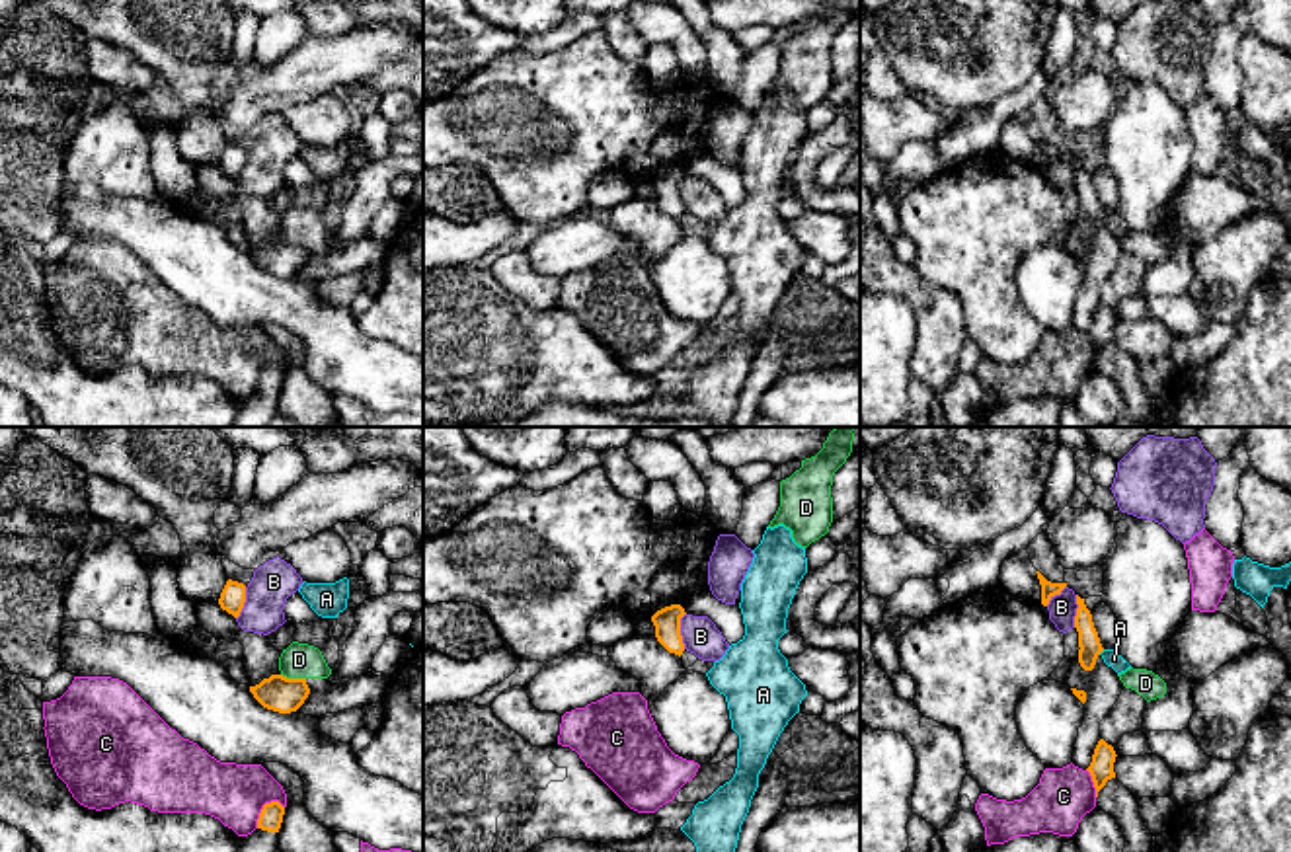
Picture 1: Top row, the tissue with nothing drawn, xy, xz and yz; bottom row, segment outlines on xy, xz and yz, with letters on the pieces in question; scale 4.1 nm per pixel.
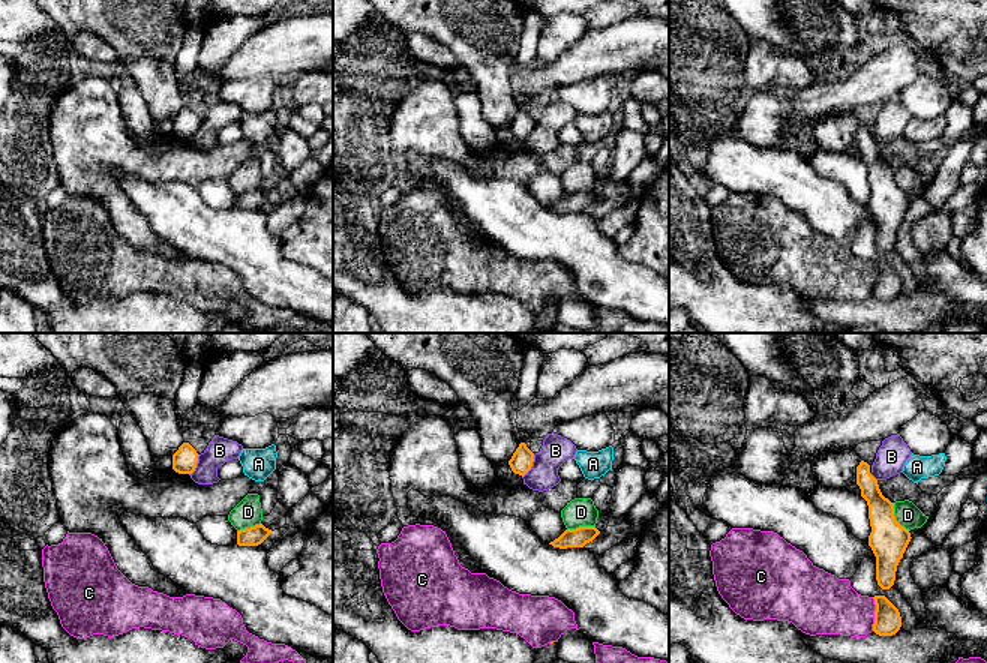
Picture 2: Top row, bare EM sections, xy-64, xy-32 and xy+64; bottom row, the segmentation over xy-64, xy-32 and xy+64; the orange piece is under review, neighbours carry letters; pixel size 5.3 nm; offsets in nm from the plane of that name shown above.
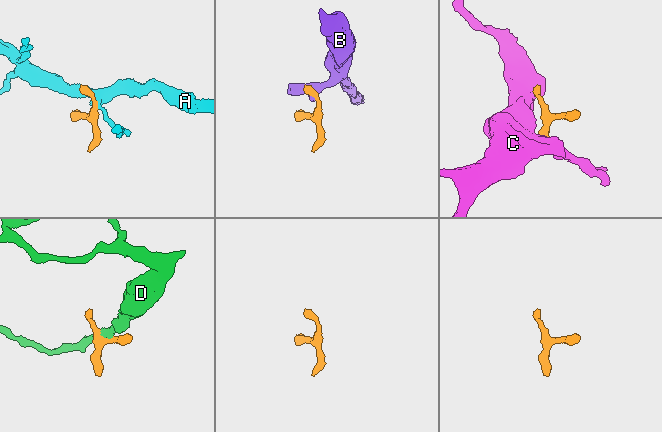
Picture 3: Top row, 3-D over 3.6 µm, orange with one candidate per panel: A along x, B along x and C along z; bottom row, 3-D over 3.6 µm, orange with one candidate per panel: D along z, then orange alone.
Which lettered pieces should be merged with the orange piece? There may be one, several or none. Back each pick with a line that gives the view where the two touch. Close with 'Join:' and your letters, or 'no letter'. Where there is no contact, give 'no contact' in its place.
D: meets orange in xy
Join: D

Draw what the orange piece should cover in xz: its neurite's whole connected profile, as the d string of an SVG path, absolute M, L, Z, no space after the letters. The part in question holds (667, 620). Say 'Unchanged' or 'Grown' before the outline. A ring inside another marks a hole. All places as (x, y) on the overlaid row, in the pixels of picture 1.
Unchanged. M671 604L661 610L657 610L651 616L651 622L655 626L655 638L657 641L675 655L683 655L685 643L681 636L681 618L685 616L685 608L681 604Z

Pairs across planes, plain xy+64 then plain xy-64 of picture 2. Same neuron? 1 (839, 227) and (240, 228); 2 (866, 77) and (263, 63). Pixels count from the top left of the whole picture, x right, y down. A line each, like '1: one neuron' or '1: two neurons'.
1: one neuron
2: one neuron

